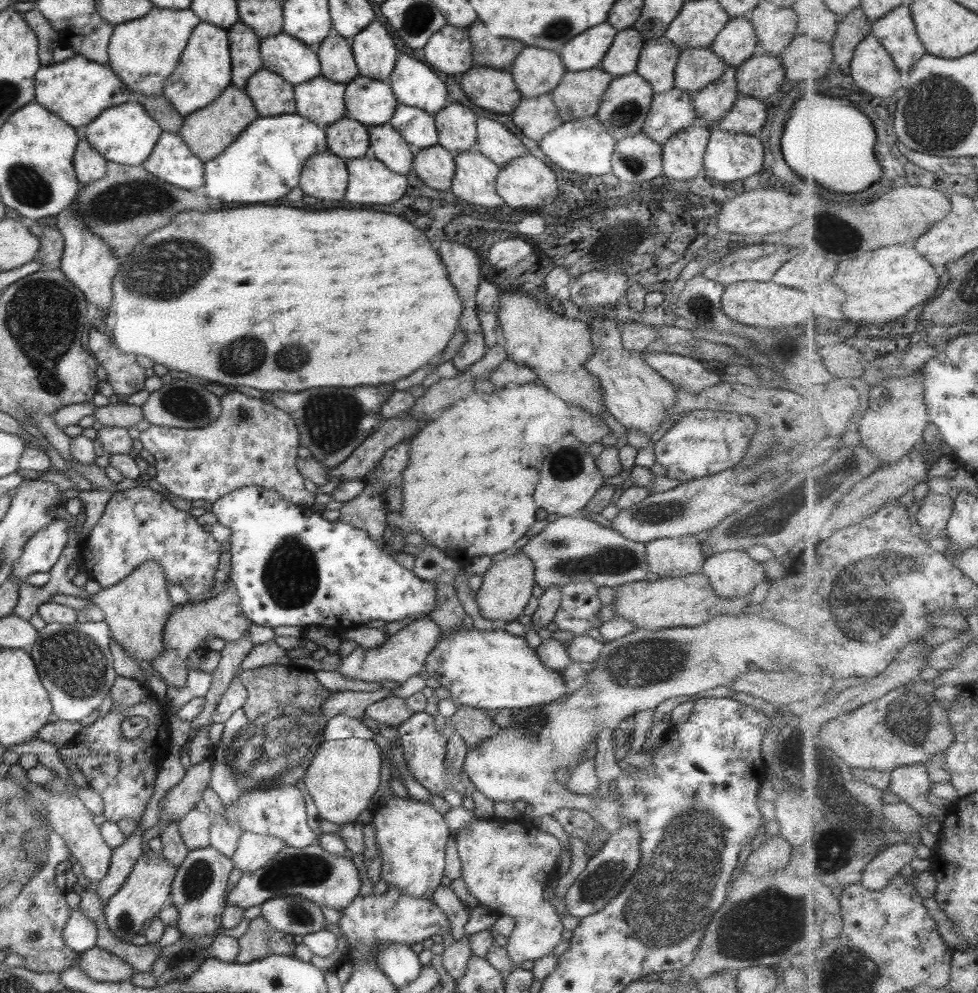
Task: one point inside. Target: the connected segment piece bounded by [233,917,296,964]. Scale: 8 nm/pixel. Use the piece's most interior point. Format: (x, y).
(260, 941)

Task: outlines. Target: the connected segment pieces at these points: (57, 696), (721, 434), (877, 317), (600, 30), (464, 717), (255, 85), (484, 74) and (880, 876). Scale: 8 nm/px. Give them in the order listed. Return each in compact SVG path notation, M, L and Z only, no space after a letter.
M105 621L82 622L73 624L49 623L37 631L35 640L25 645L24 650L30 654L31 660L40 675L42 686L48 692L47 697L52 712L59 720L78 722L101 704L103 697L110 692L116 673L113 671L111 653L107 647L110 630Z
M693 410L674 422L661 438L653 443L655 462L665 468L665 477L688 482L727 470L743 458L755 433L755 422L749 415L707 410Z
M896 244L865 252L841 264L841 290L849 294L843 310L847 318L867 324L885 324L933 299L941 280L935 266L912 244Z
M602 22L571 37L558 51L566 71L577 72L598 68L617 30Z
M457 706L457 710L447 718L455 734L463 740L467 750L472 749L481 739L497 734L502 728L493 723L484 710L470 706Z
M269 70L254 72L247 79L243 91L250 98L259 117L296 112L293 87Z
M473 66L459 80L463 94L475 106L497 114L510 114L521 99L510 71Z
M896 842L883 849L866 866L863 885L871 891L881 891L889 886L889 881L917 856L915 847L905 842Z

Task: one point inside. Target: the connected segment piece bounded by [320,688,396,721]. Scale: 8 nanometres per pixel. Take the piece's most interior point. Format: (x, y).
(352, 704)

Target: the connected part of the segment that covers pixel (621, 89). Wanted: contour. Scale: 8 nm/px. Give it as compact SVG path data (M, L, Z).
M632 72L625 76L614 77L601 95L599 106L594 117L615 141L625 136L642 133L643 121L650 109L653 90L638 73Z

